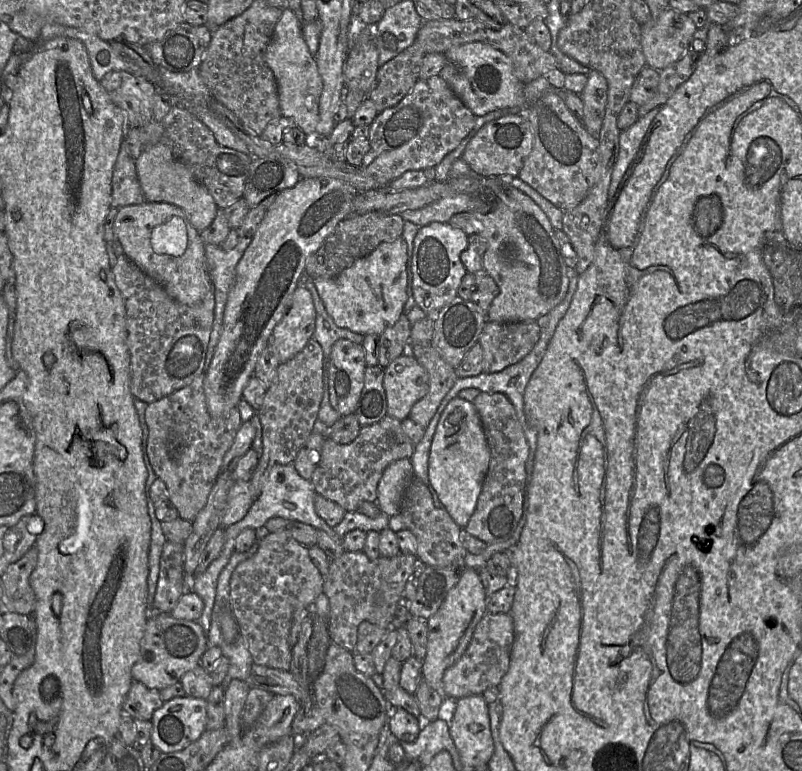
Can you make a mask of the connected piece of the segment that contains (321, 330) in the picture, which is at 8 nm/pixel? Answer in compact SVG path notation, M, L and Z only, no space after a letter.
M304 271L300 276L298 286L305 286L311 292L316 310L316 325L313 338L321 345L325 362L328 362L330 359L332 346L339 339L348 339L362 345L364 339L363 334L353 332L335 324L332 317L328 314L321 297L319 296L313 282L313 278L308 276L306 271Z

